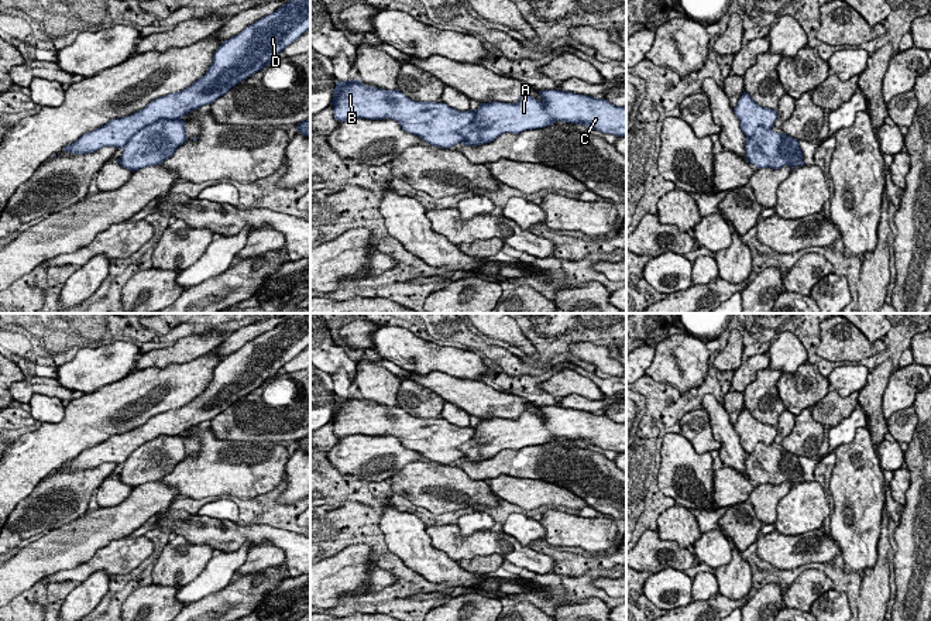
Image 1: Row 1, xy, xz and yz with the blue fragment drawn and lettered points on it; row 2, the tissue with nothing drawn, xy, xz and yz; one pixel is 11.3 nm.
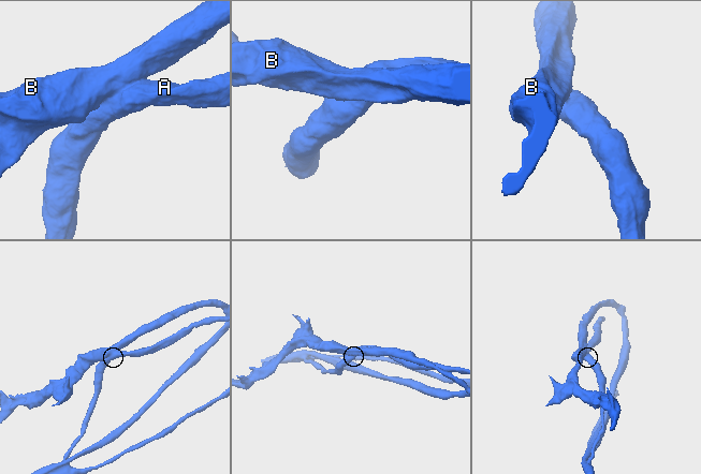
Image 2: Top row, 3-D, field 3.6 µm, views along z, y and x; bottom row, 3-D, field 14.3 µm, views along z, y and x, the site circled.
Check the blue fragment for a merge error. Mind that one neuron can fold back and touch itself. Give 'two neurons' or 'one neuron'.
two neurons

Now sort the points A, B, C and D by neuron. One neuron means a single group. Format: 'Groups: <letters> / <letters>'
Groups: A C / B D

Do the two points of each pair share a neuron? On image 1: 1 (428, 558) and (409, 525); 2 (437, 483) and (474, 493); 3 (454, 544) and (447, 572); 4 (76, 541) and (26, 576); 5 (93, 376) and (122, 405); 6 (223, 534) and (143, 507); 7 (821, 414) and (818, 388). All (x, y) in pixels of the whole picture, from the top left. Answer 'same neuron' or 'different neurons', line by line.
1: same neuron
2: same neuron
3: different neurons
4: same neuron
5: different neurons
6: different neurons
7: different neurons

